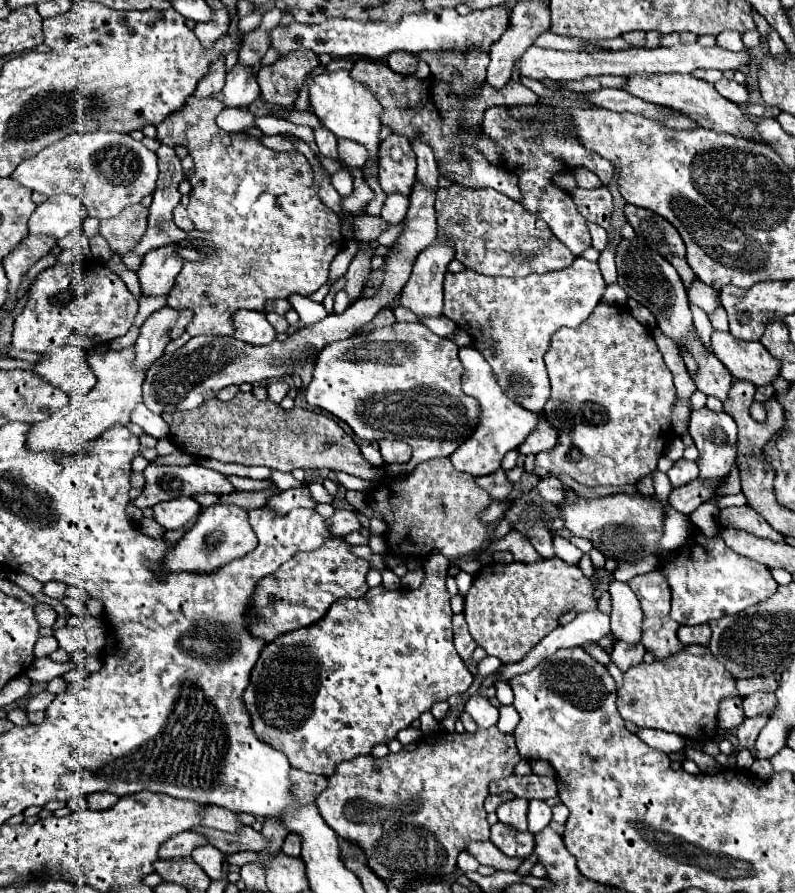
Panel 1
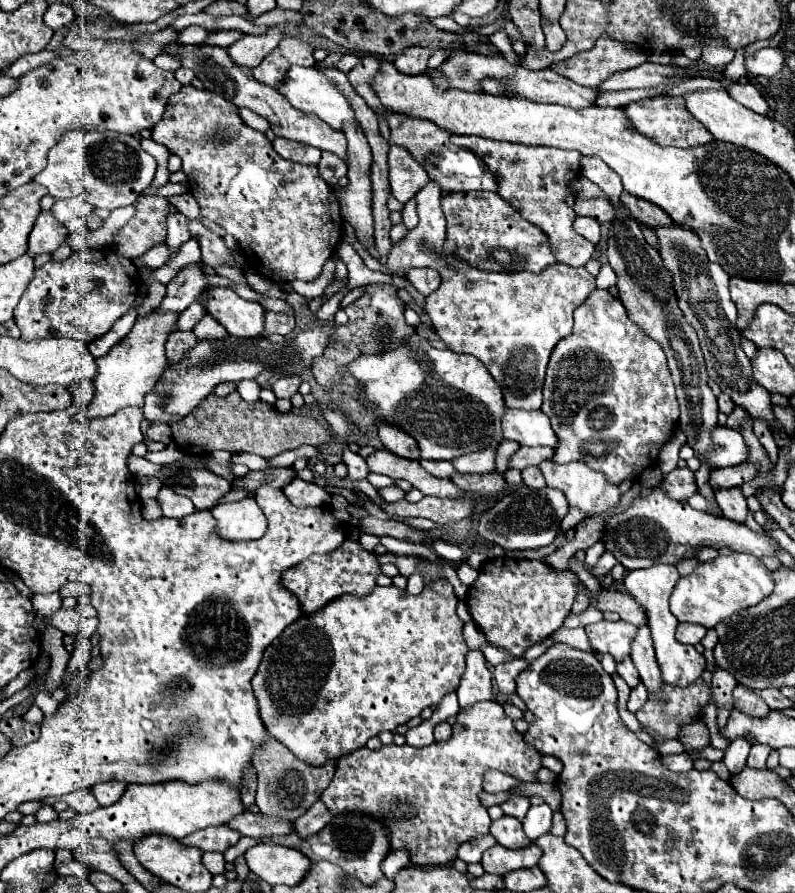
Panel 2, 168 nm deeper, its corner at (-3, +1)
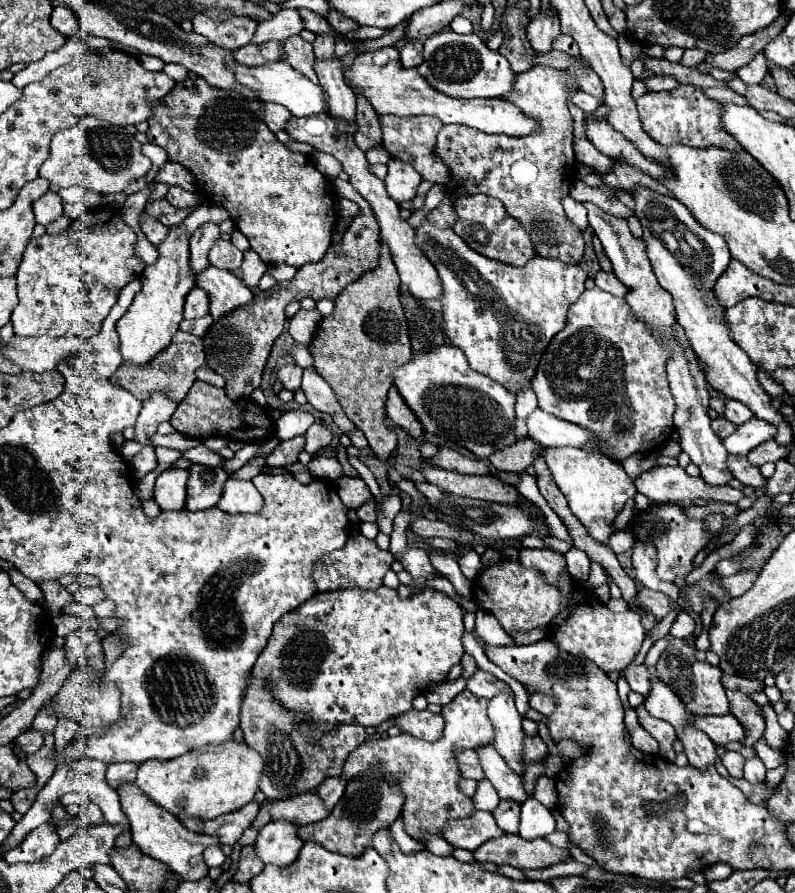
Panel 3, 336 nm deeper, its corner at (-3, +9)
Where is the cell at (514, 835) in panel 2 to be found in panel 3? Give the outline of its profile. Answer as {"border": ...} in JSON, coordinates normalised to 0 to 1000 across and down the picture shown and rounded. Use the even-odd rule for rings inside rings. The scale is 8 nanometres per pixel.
{"border":[[[629,896],[624,907],[619,909],[624,916],[624,923],[639,932],[649,934],[652,932],[652,916],[654,916],[654,900],[647,896]]]}

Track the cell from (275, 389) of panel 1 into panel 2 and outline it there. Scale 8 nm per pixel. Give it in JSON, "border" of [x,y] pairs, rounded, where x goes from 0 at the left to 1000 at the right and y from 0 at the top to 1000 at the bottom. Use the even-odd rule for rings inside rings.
{"border":[[[357,421],[342,430],[342,437],[347,446],[367,446],[375,439],[377,428],[380,428],[377,421]]]}

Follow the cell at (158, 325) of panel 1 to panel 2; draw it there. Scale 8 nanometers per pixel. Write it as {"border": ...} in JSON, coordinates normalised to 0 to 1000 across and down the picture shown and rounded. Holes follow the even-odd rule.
{"border":[[[239,296],[224,305],[224,309],[211,318],[209,334],[201,340],[201,349],[231,349],[247,334],[252,331],[254,323],[259,323],[257,305],[249,296]]]}

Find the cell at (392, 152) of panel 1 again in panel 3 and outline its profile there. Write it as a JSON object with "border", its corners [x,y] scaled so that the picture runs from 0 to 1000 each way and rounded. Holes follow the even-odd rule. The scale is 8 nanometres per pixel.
{"border":[[[493,177],[488,181],[488,197],[486,197],[483,206],[486,206],[488,219],[498,228],[518,224],[526,215],[528,204],[531,204],[528,195],[516,184],[508,184],[506,179],[498,179],[498,177]]]}

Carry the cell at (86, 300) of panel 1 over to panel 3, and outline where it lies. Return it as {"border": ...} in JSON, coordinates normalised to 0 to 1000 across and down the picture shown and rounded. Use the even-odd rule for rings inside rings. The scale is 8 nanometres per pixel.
{"border":[[[128,231],[123,235],[106,235],[81,260],[38,267],[30,289],[23,298],[23,343],[15,349],[15,365],[20,376],[63,376],[63,378],[116,378],[126,372],[131,356],[148,336],[148,327],[166,314],[176,311],[181,293],[169,282],[171,260],[156,249],[153,235]]]}

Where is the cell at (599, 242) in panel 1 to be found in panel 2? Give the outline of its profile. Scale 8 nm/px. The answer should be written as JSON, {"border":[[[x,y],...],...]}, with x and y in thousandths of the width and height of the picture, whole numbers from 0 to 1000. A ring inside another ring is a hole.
{"border":[[[730,244],[722,249],[722,258],[735,264],[737,269],[742,269],[745,273],[752,273],[755,271],[755,251],[747,249],[745,244]]]}

